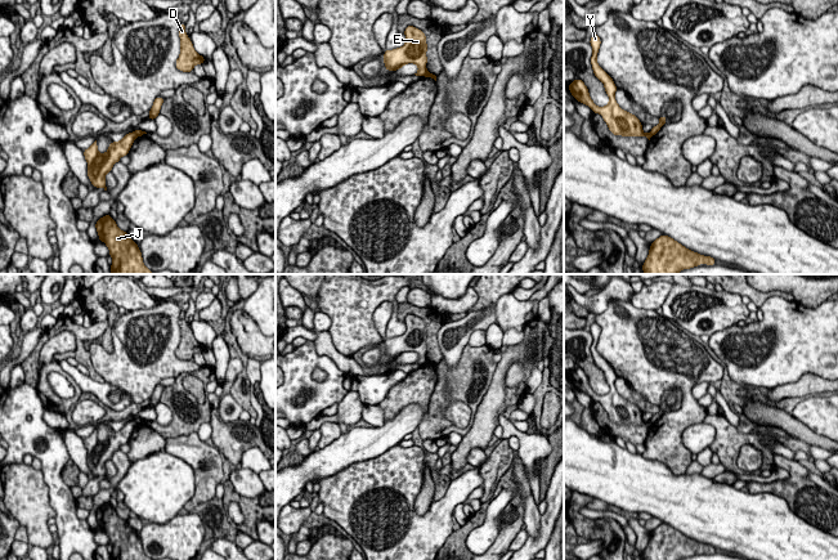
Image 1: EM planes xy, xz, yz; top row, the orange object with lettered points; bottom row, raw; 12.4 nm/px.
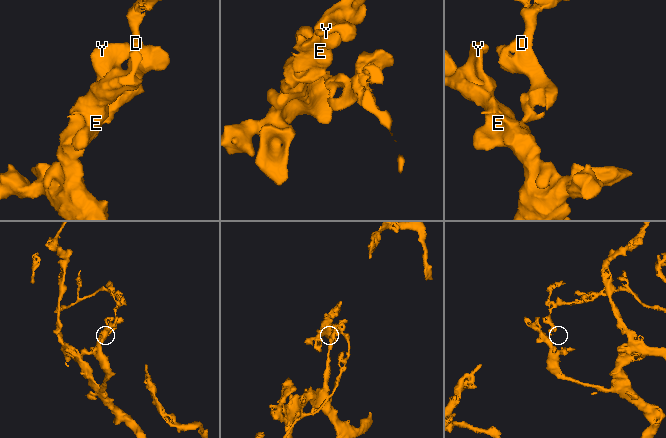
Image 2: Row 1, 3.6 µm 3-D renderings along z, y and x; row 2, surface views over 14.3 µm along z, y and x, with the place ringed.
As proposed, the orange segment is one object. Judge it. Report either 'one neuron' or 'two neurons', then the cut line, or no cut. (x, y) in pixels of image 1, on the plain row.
two neurons | xy (133, 420), (138, 424)

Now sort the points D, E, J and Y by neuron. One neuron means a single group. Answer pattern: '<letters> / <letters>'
D / E J Y

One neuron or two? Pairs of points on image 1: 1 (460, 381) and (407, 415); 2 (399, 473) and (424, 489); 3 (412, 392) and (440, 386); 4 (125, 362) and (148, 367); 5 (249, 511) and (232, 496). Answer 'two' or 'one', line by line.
1: two
2: two
3: two
4: one
5: one

